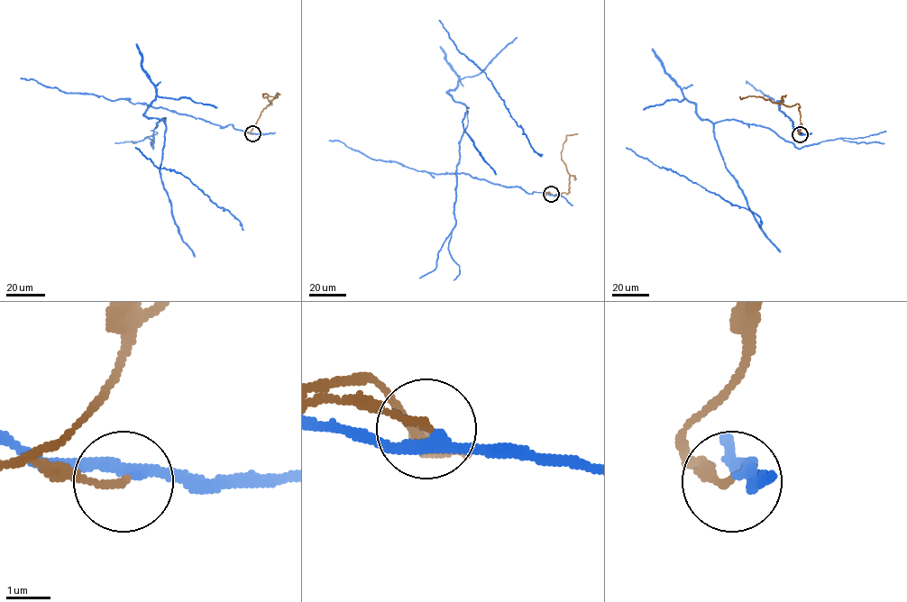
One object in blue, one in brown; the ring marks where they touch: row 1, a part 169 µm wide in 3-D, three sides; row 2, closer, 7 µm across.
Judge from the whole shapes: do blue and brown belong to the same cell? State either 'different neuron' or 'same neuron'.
different neuron

